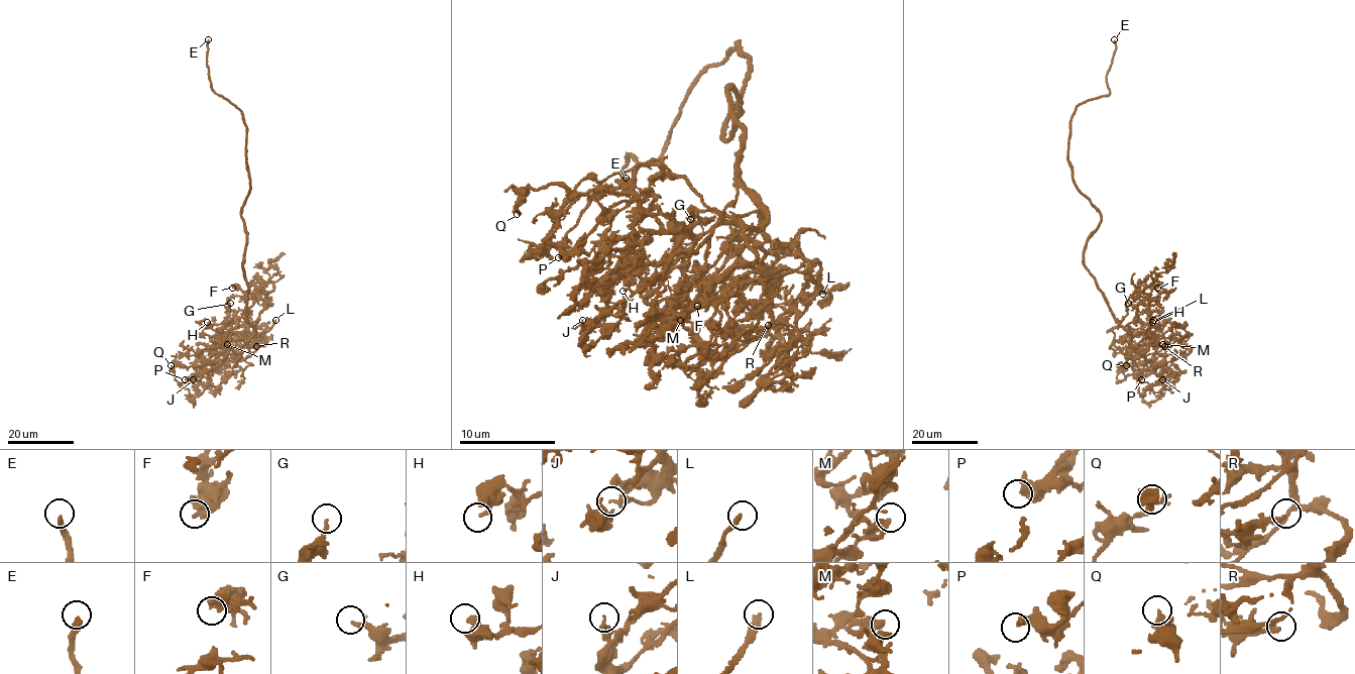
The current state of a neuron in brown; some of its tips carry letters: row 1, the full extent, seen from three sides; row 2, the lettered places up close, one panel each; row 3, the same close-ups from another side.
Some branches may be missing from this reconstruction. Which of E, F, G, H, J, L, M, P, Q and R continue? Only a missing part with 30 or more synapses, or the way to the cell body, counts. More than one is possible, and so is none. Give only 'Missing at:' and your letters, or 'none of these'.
Missing at: E, L

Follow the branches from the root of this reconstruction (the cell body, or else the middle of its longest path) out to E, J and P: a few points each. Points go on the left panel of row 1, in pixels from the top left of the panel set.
E: (246, 232), (241, 216), (241, 206), (249, 190), (246, 125), (242, 113), (212, 88), (207, 65), (208, 39)
J: (246, 232), (246, 321), (255, 333), (241, 347), (224, 382), (209, 385), (197, 373), (193, 379)
P: (246, 232), (243, 264), (248, 285), (246, 321), (255, 332), (209, 369), (185, 379)

